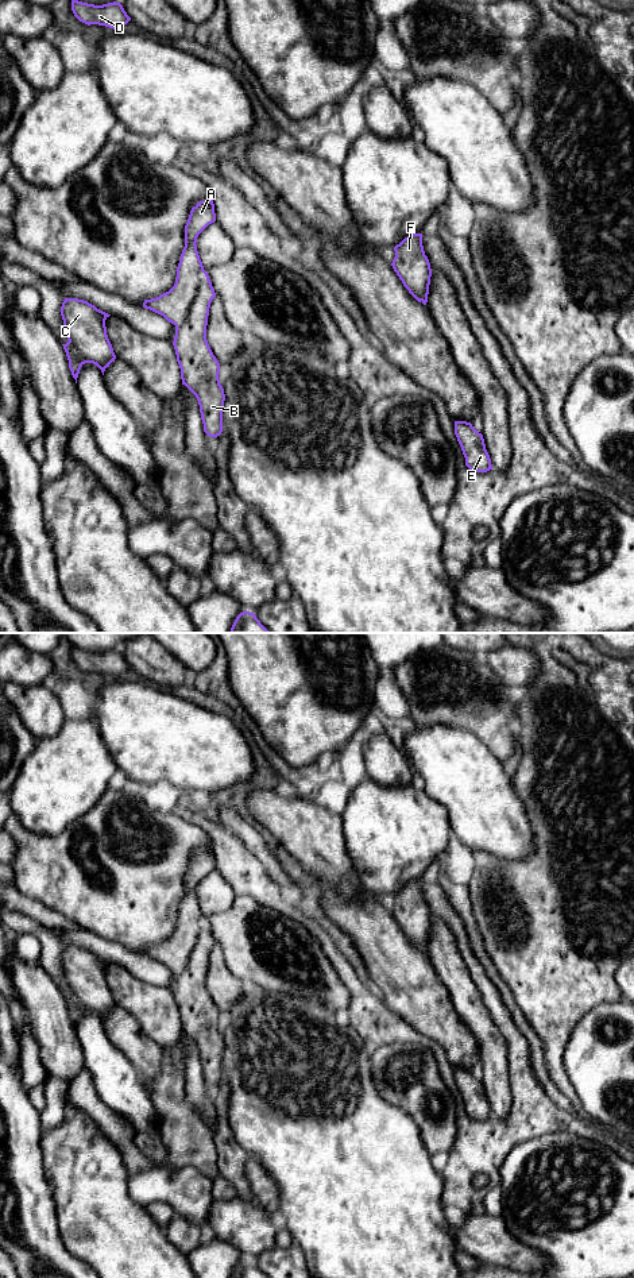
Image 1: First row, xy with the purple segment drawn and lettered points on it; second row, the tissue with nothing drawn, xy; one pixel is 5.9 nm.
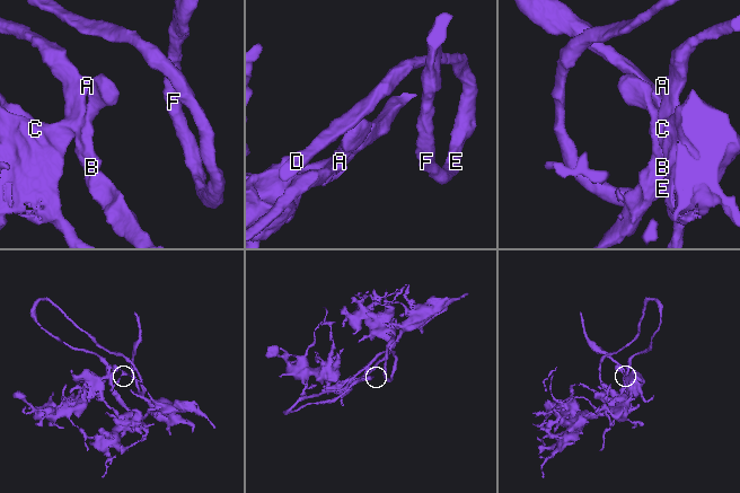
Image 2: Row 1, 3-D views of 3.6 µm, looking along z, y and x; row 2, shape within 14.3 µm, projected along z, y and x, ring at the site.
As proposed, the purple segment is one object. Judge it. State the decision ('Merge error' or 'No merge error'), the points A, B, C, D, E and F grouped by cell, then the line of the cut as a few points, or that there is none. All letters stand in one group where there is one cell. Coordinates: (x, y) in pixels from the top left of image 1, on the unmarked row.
No merge error. Groups: A B C D E F. No split

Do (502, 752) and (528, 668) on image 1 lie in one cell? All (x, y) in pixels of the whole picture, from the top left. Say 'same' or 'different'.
same

